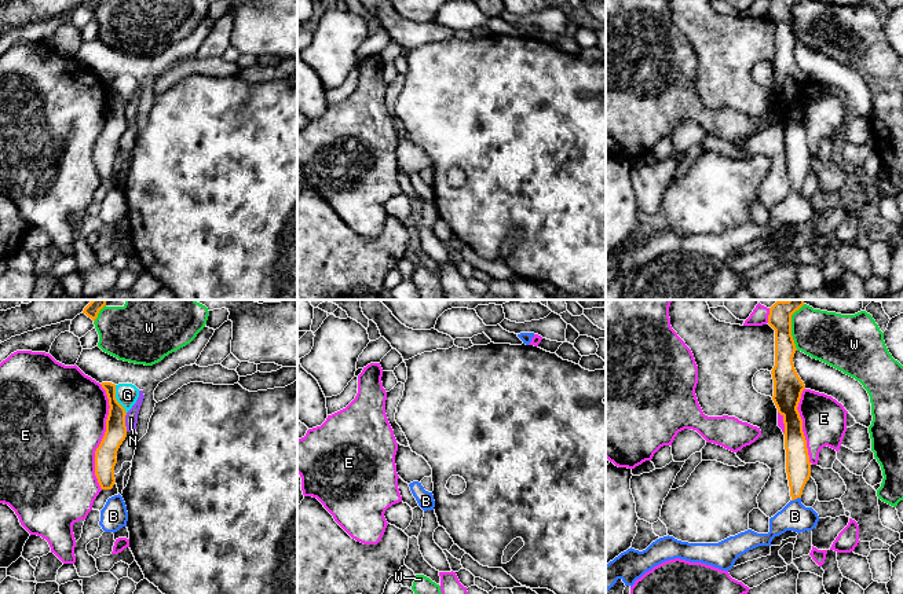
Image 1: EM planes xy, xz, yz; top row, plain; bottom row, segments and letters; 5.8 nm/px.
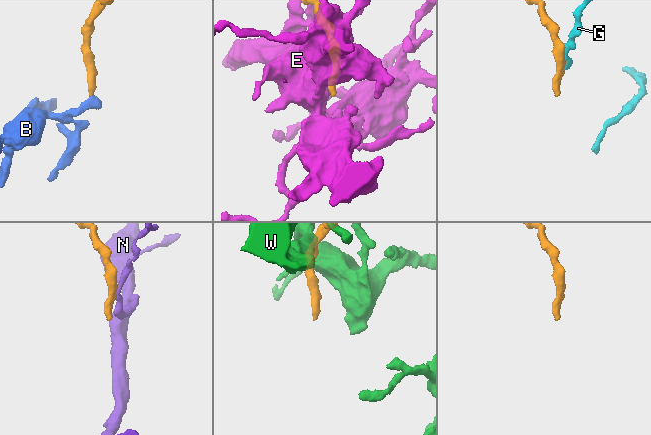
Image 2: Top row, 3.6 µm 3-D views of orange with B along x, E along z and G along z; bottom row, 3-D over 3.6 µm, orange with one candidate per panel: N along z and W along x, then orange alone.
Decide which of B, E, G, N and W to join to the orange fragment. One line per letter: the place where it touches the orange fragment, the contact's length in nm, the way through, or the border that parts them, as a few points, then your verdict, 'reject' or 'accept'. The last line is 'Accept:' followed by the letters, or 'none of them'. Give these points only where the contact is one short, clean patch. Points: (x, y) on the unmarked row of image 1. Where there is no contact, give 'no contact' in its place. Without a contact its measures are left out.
B: contact yz (796, 190); length 60 nm; way yz (797, 153), (796, 190), (794, 208); accept
E: contact xy (103, 128); length 600 nm; reject
G: contact xy (116, 91); length 180 nm; reject
N: contact xy (124, 114); length 110 nm; border xy (127, 105), (125, 123); reject
W: contact yz (790, 21); length 240 nm; reject
Accept: B

